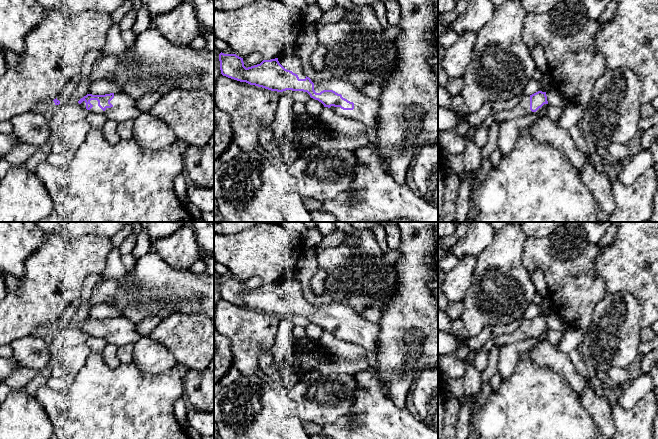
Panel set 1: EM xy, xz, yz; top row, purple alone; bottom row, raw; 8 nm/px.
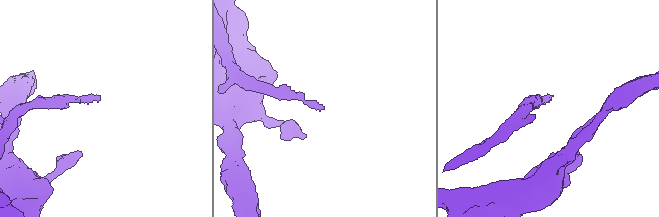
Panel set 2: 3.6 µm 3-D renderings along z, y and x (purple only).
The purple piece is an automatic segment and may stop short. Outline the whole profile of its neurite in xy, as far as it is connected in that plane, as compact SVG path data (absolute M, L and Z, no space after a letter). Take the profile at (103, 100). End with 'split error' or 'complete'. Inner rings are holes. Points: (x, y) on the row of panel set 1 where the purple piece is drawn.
M122 91L105 95L87 94L78 103L89 112L102 114L107 120L117 123L135 120L143 113L138 108L138 100Z; split error

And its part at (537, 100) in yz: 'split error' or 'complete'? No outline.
split error

